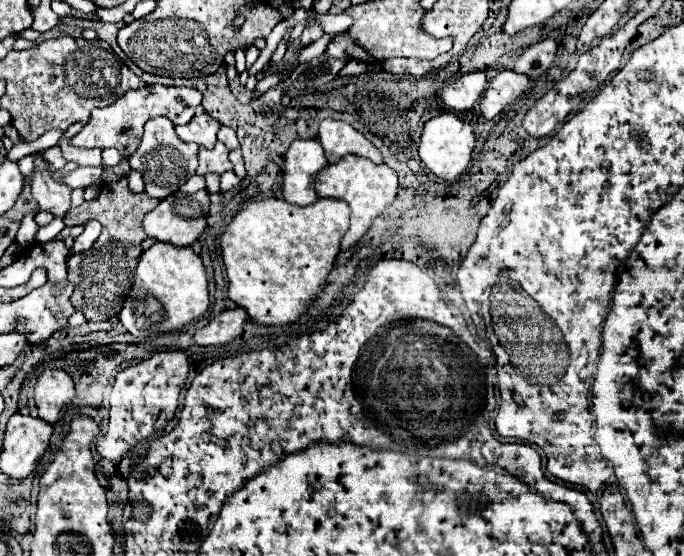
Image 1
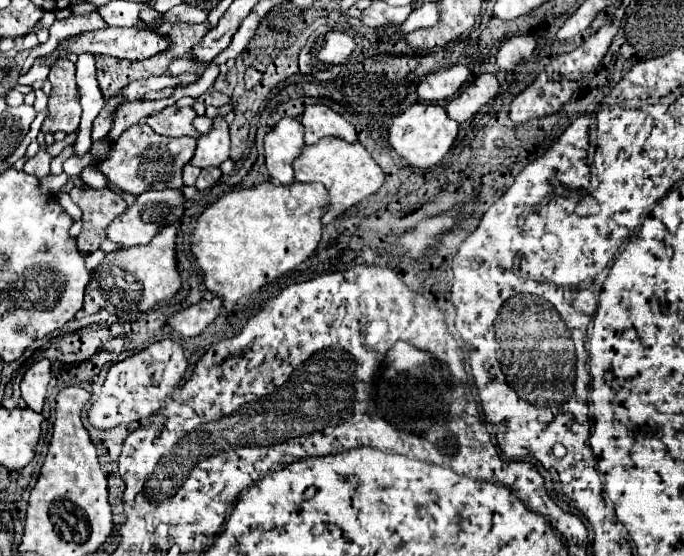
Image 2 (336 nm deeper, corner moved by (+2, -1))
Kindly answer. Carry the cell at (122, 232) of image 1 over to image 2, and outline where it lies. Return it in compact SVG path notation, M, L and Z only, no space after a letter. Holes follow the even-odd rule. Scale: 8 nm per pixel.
M73 187L69 193L73 203L83 211L83 231L77 237L77 249L83 255L93 253L101 247L103 239L107 239L105 229L109 223L127 211L127 203L121 195L111 189L79 189Z

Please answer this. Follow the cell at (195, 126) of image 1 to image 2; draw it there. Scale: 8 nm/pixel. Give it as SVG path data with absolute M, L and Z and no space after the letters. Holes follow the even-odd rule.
M165 107L157 115L151 115L147 119L147 125L159 133L159 135L169 135L169 137L199 137L199 131L193 127L193 119L197 117L193 107Z

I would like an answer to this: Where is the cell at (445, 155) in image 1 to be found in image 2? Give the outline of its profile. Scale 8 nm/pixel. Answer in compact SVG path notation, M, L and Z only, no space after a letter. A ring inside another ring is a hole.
M415 103L405 113L395 117L389 125L389 143L391 147L405 157L413 167L419 169L431 169L435 167L453 147L455 139L459 133L459 125L449 119L447 111L441 105L425 105L425 103Z

